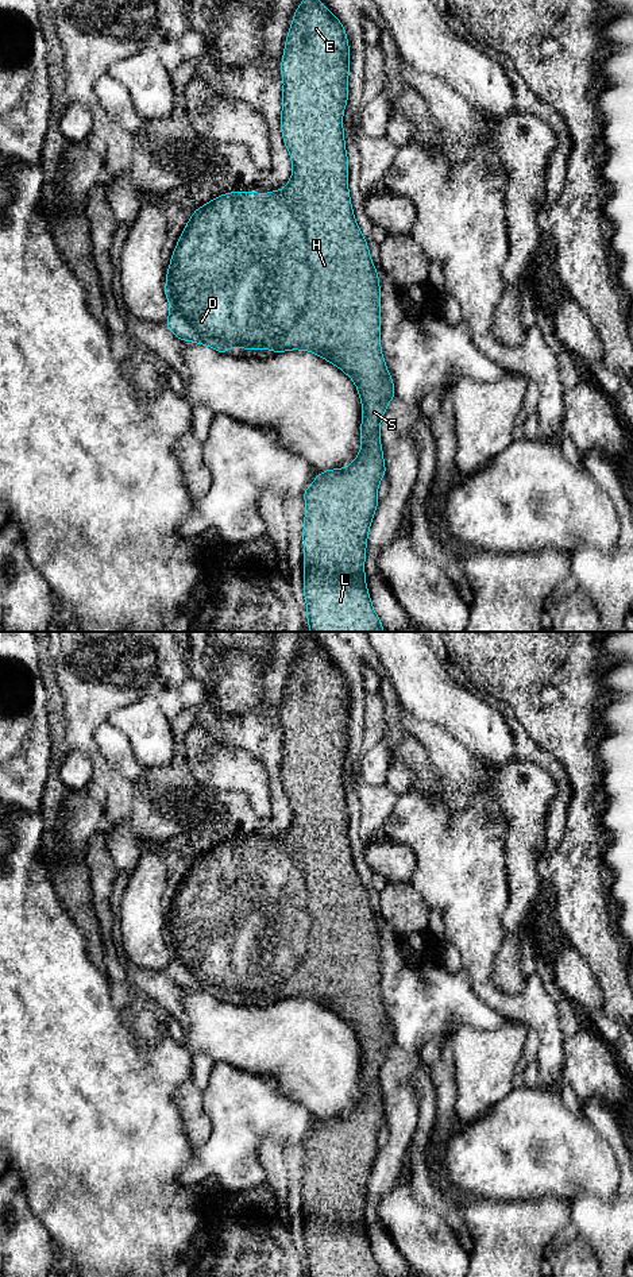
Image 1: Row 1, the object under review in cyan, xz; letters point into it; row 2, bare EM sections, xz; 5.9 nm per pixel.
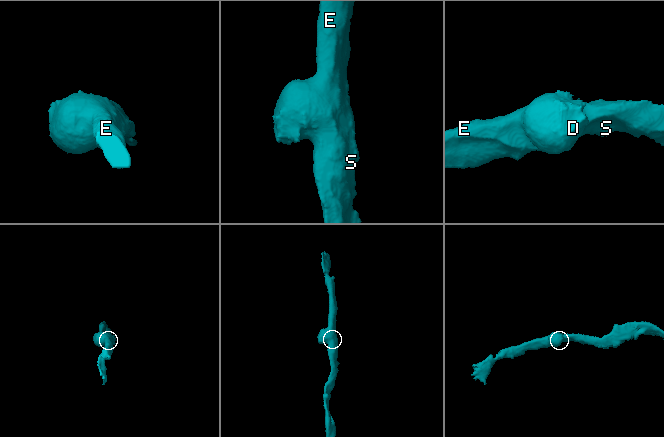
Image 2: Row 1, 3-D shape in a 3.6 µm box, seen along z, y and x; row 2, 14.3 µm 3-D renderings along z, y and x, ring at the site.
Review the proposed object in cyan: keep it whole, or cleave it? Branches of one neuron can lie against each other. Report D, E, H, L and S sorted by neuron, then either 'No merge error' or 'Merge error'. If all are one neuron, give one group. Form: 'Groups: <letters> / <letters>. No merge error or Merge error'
Groups: D E H L S. No merge error

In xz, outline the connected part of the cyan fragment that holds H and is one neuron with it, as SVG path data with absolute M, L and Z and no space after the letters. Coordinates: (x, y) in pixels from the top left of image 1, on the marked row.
M302 0L296 8L293 22L289 27L289 35L285 40L285 50L281 62L281 73L283 80L282 89L282 113L281 132L285 146L289 150L293 163L293 174L285 189L273 190L266 194L251 192L229 192L215 197L208 204L197 208L182 231L180 240L171 254L171 262L166 273L165 294L170 305L170 313L166 327L180 340L193 342L212 347L213 350L228 354L229 347L240 347L244 350L271 350L273 352L283 352L290 350L310 351L346 373L356 385L362 401L362 447L356 459L344 468L333 468L319 472L316 479L304 491L306 502L304 518L304 597L306 599L306 618L309 632L385 632L379 617L374 612L370 594L366 586L364 559L367 536L378 506L377 491L379 482L386 474L383 462L383 451L381 447L381 418L386 412L389 402L394 398L394 382L386 367L381 350L381 288L375 266L370 258L370 250L359 225L355 221L354 209L348 192L348 157L346 153L343 113L348 100L348 73L350 73L350 47L346 30L340 20L333 16L320 0Z

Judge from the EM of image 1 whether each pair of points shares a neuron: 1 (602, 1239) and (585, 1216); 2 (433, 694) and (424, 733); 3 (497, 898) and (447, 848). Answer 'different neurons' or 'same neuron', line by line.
1: same neuron
2: different neurons
3: same neuron

